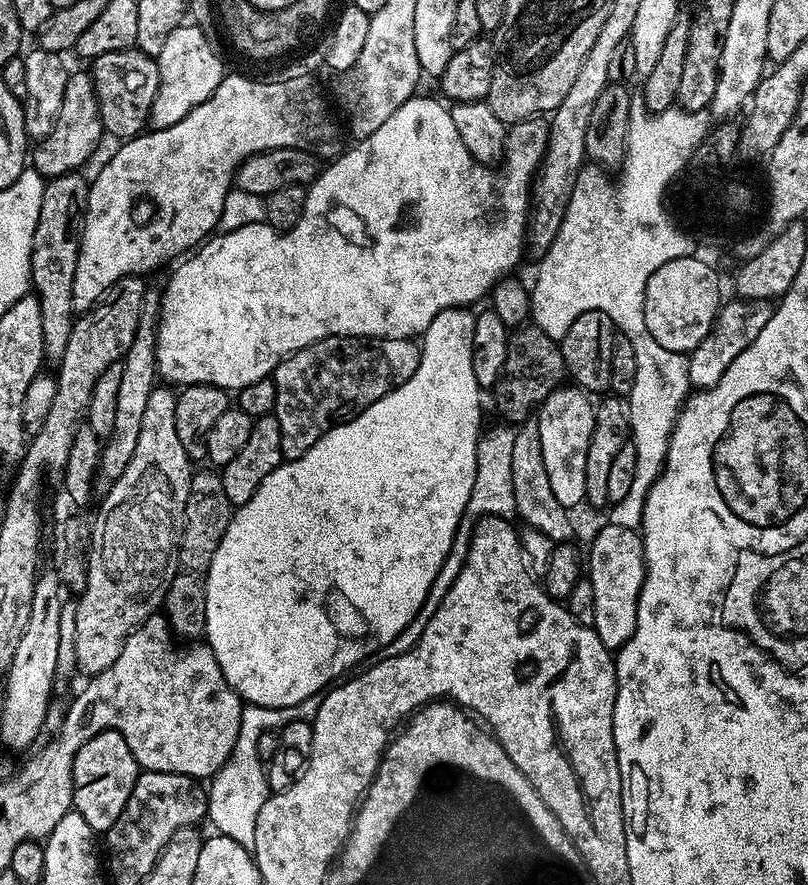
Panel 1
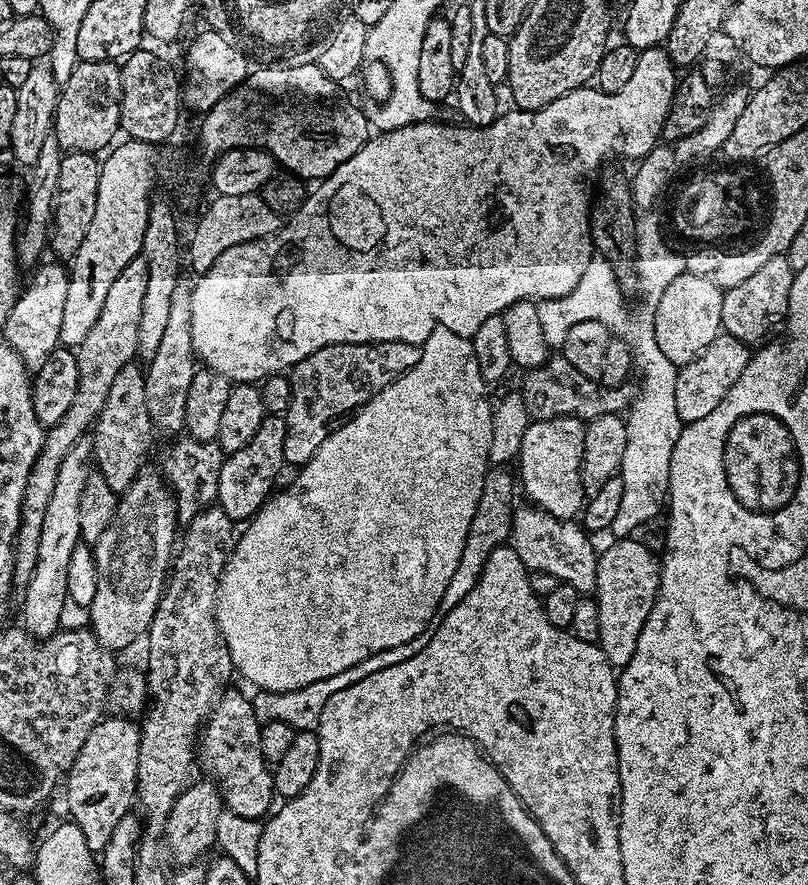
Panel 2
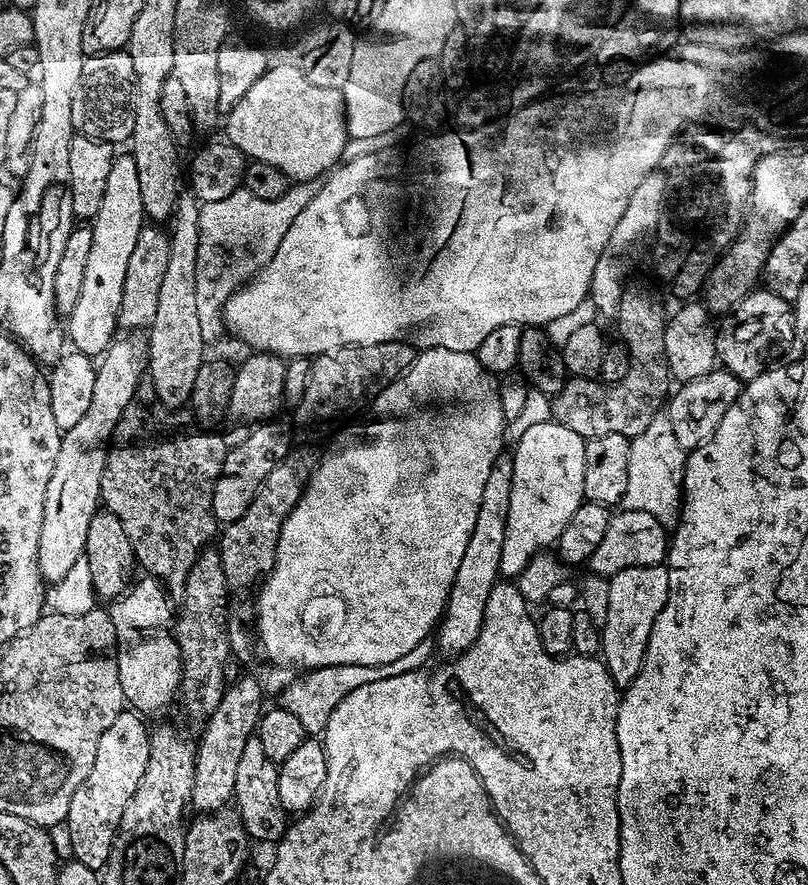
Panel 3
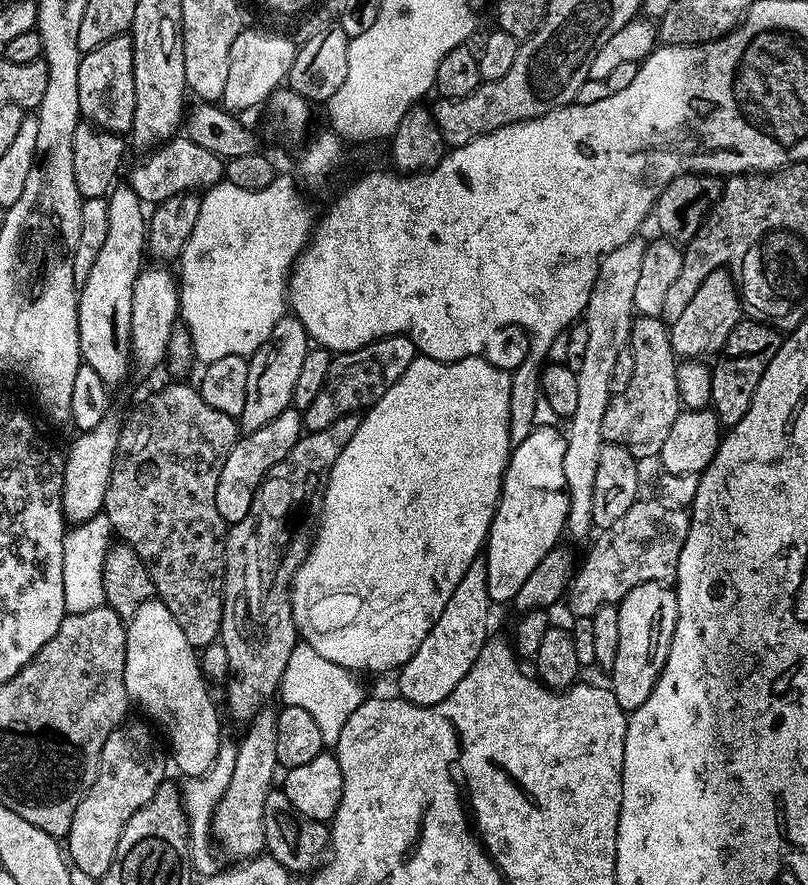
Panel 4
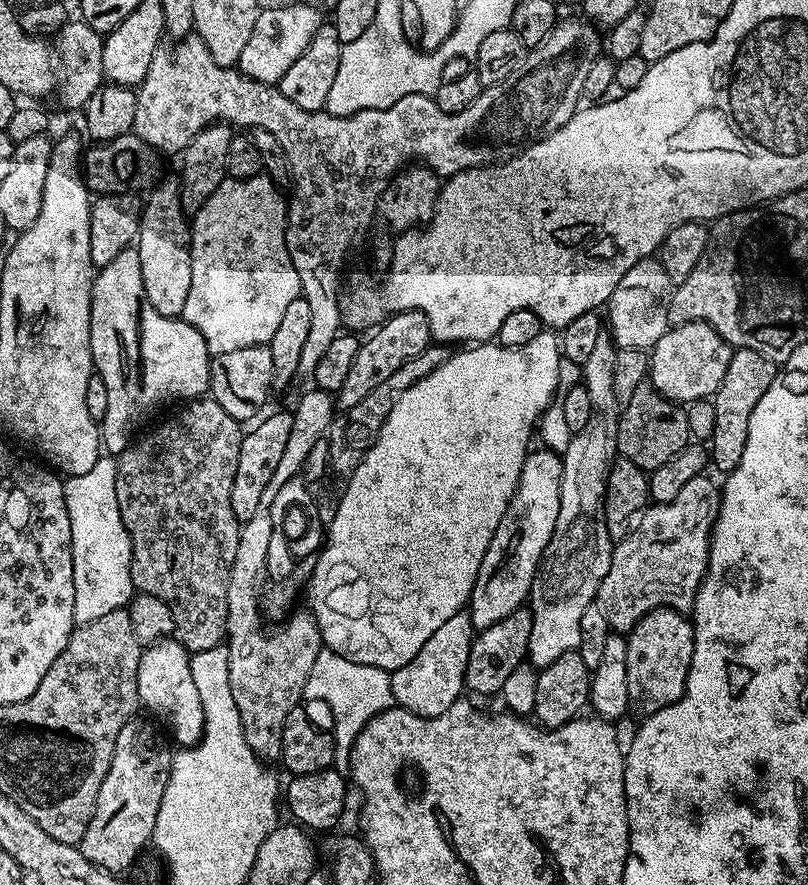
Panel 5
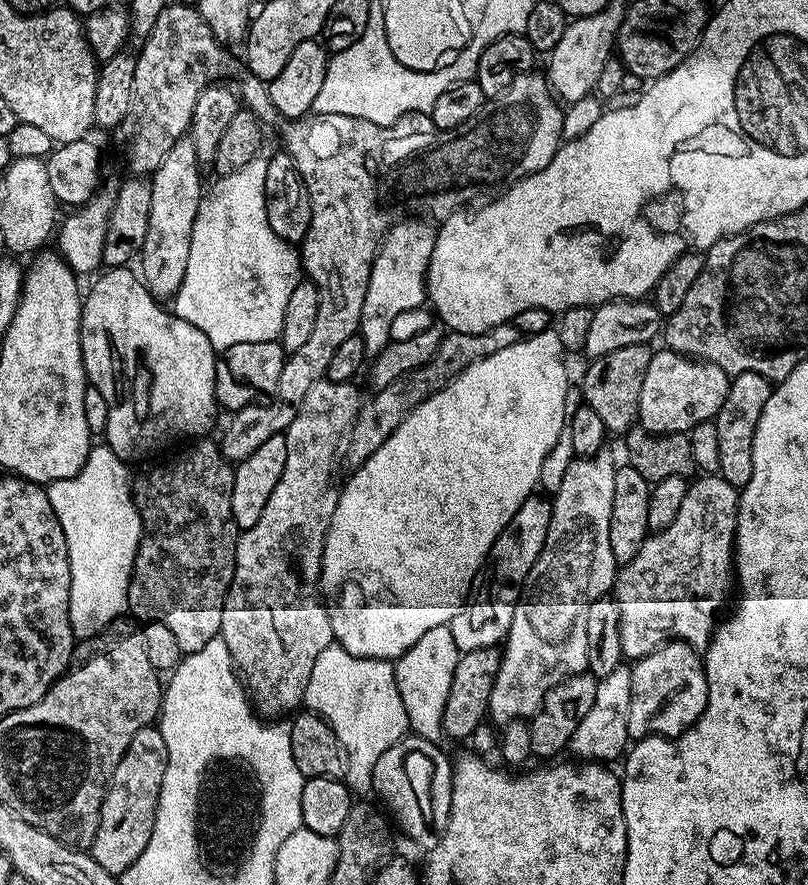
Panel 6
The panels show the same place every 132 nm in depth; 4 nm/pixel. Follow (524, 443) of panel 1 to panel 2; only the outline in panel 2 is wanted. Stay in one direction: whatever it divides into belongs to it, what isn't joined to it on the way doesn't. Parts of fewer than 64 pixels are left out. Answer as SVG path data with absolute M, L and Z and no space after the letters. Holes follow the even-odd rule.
M524 502L512 513L510 547L525 567L531 573L548 573L561 583L572 584L581 595L593 593L597 584L599 553L592 540L593 537L575 519L563 520L531 503Z

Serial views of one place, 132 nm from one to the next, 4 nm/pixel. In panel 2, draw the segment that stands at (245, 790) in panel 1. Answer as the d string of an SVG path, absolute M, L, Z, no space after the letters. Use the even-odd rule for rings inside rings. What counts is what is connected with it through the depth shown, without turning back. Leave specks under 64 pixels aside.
M422 635L417 640L406 642L394 650L386 650L368 656L362 662L358 662L358 666L350 666L350 670L342 670L342 674L334 674L334 678L322 678L318 682L310 682L310 686L302 686L302 690L294 690L293 692L257 691L256 696L251 697L254 714L261 722L285 720L291 728L297 730L319 729L322 710L326 706L326 702L330 702L330 698L334 698L334 694L338 694L338 690L346 690L346 686L354 686L354 682L362 682L362 678L370 678L370 674L386 670L398 662L406 662L406 658L414 658L414 654L418 654L418 650L422 650L427 641L428 636Z

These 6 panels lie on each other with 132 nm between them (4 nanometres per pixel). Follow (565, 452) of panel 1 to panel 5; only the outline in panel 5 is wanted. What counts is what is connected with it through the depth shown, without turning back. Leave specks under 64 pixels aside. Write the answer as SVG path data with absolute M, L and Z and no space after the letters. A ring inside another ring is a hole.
M540 446L536 452L529 451L524 460L522 474L518 478L518 486L506 514L502 514L502 522L498 522L498 530L494 530L494 538L486 550L486 558L482 558L482 566L478 566L478 578L474 582L472 597L468 599L466 613L472 620L473 629L494 626L494 622L502 622L515 608L521 607L529 599L534 582L534 574L540 565L542 554L554 534L554 526L558 522L560 509L560 483L564 473L564 461L551 449Z

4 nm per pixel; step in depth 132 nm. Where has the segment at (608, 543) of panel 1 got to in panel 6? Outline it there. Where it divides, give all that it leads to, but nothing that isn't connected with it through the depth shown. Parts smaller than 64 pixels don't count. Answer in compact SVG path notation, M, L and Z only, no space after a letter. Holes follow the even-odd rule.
M669 640L661 648L655 648L635 661L630 669L633 694L630 695L629 737L633 741L646 736L681 736L704 713L708 701L708 683L702 656L683 640Z

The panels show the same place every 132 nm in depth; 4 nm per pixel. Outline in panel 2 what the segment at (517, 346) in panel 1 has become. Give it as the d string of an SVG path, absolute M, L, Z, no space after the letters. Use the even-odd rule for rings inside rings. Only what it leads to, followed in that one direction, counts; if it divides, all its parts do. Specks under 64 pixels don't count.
M556 354L549 355L548 361L542 366L527 369L523 376L524 381L518 385L518 391L532 420L573 416L587 422L594 418L602 418L602 414L620 414L631 409L638 395L635 383L625 382L611 388L586 378L586 374L578 374L578 370L570 366L570 362Z

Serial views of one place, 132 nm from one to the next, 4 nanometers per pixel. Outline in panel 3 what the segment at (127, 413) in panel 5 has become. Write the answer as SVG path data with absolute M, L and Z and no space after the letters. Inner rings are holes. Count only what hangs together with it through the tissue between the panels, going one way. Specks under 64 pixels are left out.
M131 154L117 155L110 166L110 178L106 182L102 206L98 206L98 214L90 221L94 243L86 258L82 291L78 294L78 302L74 302L74 310L66 317L66 336L75 351L99 358L112 345L118 332L118 310L122 302L122 282L126 282L126 266L130 262L134 242L145 224L134 158Z

